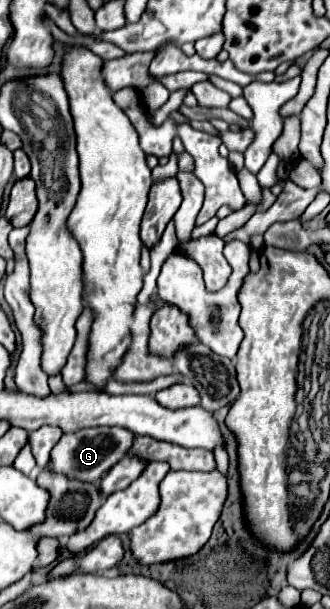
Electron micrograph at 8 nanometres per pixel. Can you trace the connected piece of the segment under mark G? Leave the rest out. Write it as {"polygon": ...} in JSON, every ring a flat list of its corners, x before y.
{"polygon":[[96,426,82,428,74,434,64,434,62,440,52,450,52,470,68,474,68,478,78,478,82,482,100,480,116,462,120,462,134,444,134,432,118,426]]}

